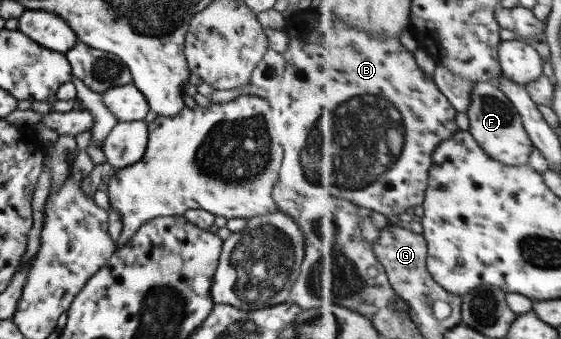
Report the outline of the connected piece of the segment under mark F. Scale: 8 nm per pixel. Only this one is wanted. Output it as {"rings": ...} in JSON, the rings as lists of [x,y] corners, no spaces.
{"rings":[[[490,81],[476,83],[472,91],[472,103],[467,113],[470,118],[469,132],[493,160],[510,166],[529,163],[534,144],[526,131],[518,108],[499,86]]]}

